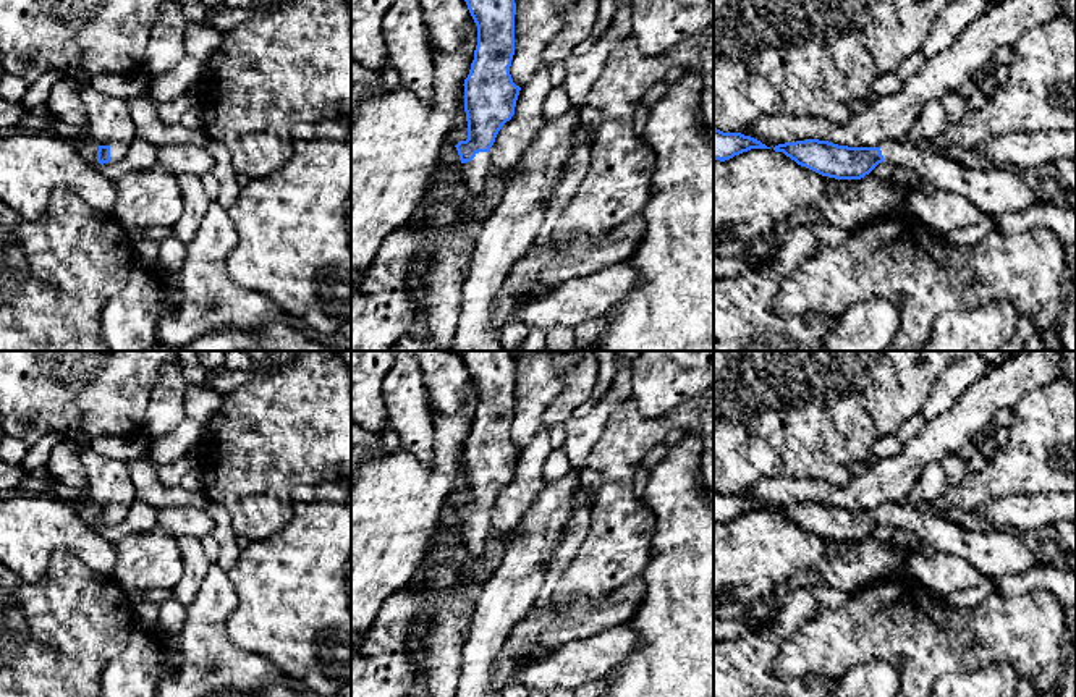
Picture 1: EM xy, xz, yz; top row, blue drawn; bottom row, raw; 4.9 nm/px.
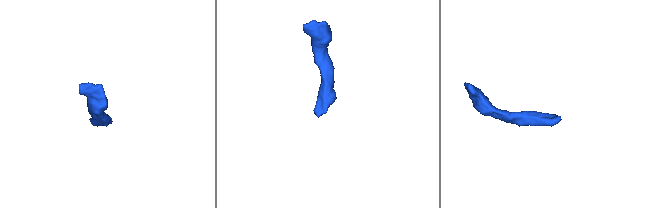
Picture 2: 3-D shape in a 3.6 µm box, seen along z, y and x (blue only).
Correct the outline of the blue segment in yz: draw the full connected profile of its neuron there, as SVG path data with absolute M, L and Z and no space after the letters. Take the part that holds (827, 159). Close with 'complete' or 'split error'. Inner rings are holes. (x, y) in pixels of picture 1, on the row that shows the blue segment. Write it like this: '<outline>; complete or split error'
M806 139L778 144L773 150L835 180L861 180L882 162L911 168L919 180L966 197L979 213L987 215L1023 212L1042 202L1013 170L966 162L955 154L909 141L887 141L880 147L848 147Z; split error

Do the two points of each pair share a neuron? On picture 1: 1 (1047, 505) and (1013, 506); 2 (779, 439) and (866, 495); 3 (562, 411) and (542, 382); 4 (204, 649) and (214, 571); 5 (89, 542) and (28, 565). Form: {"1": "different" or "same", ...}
{"1": "same", "2": "different", "3": "different", "4": "same", "5": "same"}

